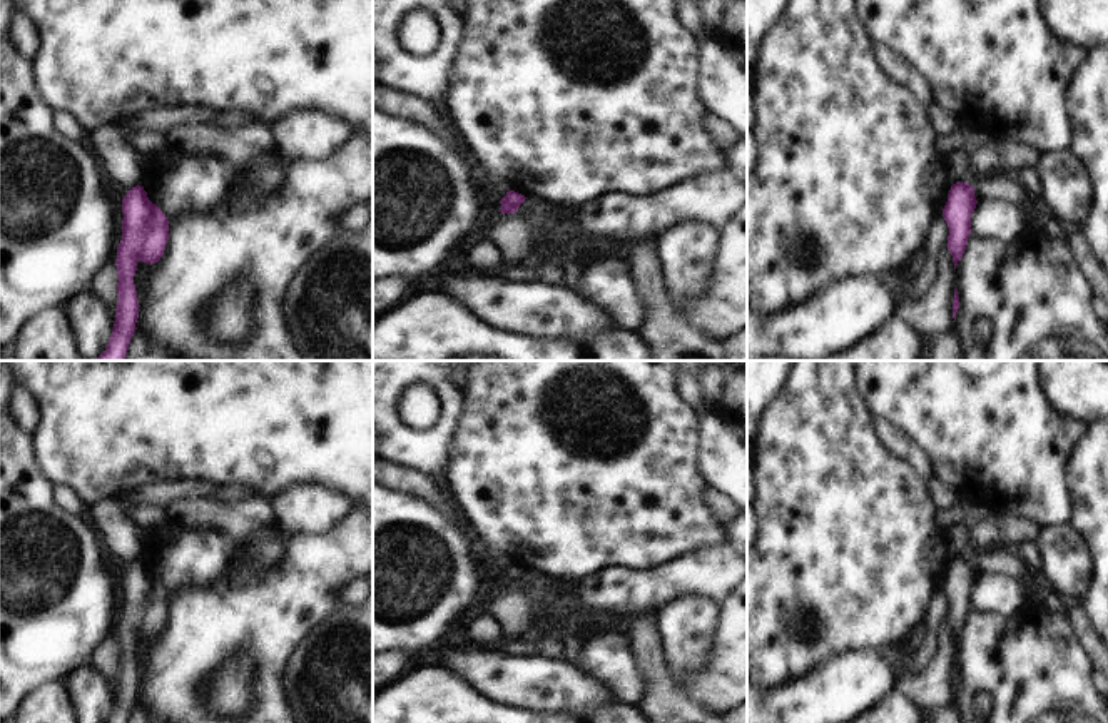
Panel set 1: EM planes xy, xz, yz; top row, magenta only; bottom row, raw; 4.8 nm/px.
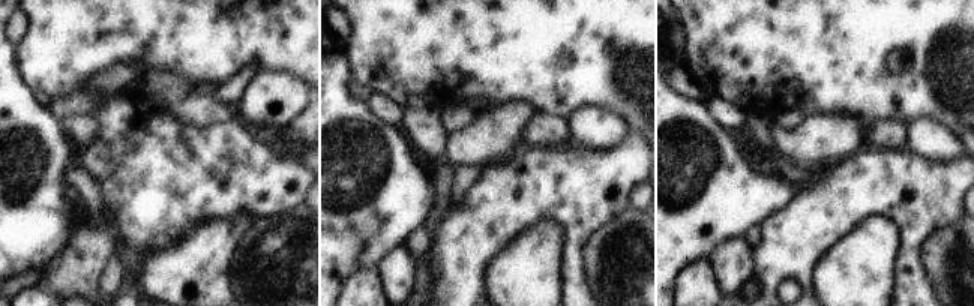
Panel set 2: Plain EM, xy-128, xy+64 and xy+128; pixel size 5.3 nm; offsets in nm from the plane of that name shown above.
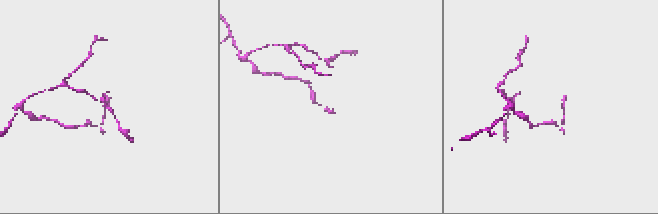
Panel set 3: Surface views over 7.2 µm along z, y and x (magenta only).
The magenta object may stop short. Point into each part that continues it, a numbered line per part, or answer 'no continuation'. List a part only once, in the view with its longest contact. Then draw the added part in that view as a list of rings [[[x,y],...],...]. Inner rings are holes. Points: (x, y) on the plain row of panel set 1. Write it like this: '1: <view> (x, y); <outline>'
no continuation

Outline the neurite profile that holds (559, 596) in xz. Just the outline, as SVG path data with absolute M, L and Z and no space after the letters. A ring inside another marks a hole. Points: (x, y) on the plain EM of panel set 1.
M526 571L515 588L530 594L535 606L541 606L558 618L563 660L572 663L582 641L582 636L573 631L573 618L585 611L577 599L575 581L553 579L538 571Z

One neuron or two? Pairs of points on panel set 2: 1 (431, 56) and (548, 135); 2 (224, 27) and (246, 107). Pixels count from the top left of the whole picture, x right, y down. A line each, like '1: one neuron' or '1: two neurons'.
1: two neurons
2: two neurons

